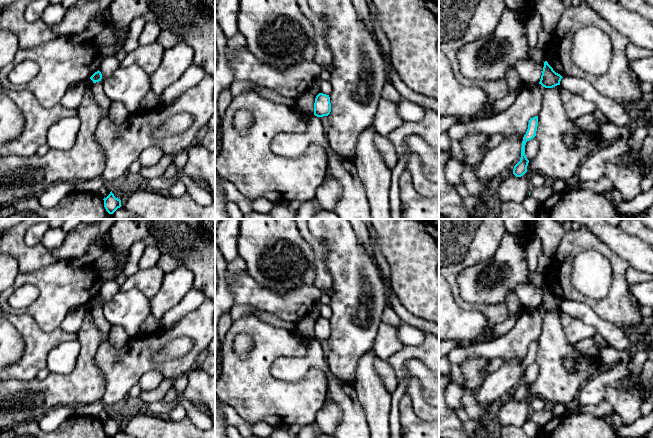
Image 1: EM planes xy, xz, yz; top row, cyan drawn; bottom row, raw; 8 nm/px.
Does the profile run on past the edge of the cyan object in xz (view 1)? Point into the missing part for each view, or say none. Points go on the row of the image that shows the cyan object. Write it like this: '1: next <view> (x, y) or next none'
1: next none

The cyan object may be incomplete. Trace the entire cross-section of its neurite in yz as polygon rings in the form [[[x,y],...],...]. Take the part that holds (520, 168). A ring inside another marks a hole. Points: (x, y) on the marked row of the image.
[[[535,116],[529,120],[528,129],[522,141],[521,158],[520,158],[520,161],[514,166],[514,169],[513,169],[513,174],[516,177],[521,177],[527,172],[527,166],[528,166],[529,160],[525,155],[525,145],[527,141],[533,139],[536,136],[537,126],[538,126],[538,116]]]

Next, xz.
[[[319,93],[315,98],[314,115],[317,117],[328,116],[331,112],[329,95]]]

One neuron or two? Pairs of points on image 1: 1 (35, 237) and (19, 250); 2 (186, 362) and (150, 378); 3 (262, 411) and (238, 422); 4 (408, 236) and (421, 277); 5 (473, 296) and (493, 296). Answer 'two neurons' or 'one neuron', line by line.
1: two neurons
2: two neurons
3: two neurons
4: one neuron
5: one neuron

